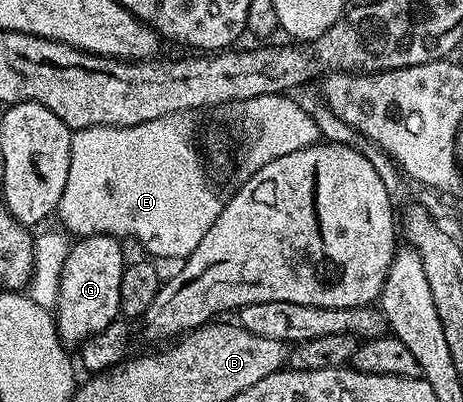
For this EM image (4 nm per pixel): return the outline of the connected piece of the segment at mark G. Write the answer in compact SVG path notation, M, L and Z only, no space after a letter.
M99 233L93 237L81 237L69 248L54 310L56 330L65 346L83 345L121 316L120 292L126 258L120 245L123 244L117 238Z

